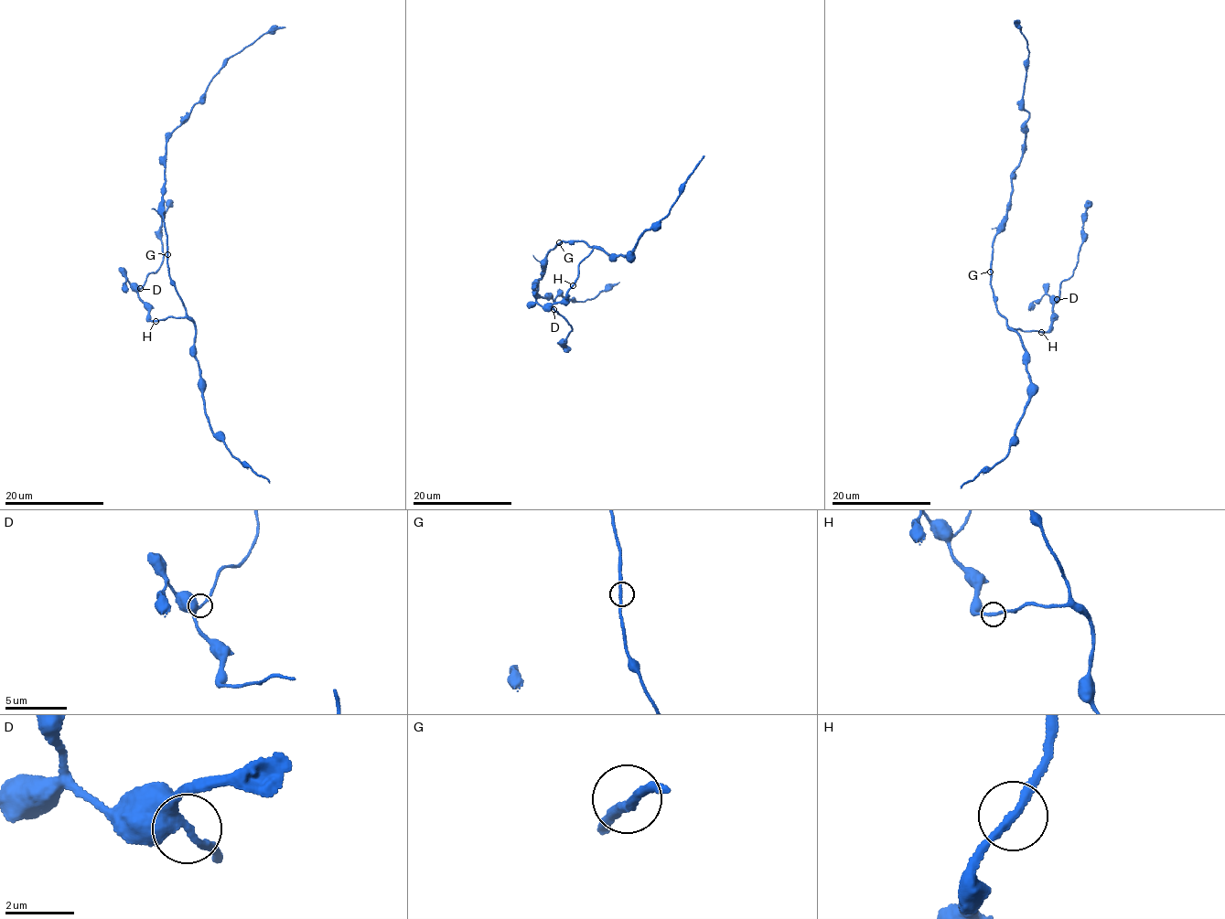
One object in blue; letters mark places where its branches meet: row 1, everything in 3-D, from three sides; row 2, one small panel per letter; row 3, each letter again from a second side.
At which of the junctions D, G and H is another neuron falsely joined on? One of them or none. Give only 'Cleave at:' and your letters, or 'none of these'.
Cleave at: none of these

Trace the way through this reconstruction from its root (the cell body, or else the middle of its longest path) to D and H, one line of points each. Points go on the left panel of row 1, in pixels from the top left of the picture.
D: (167, 254), (168, 275), (184, 306), (185, 315), (150, 321), (147, 304), (138, 296), (140, 288)
H: (167, 254), (168, 275), (185, 314), (182, 317), (155, 321)

